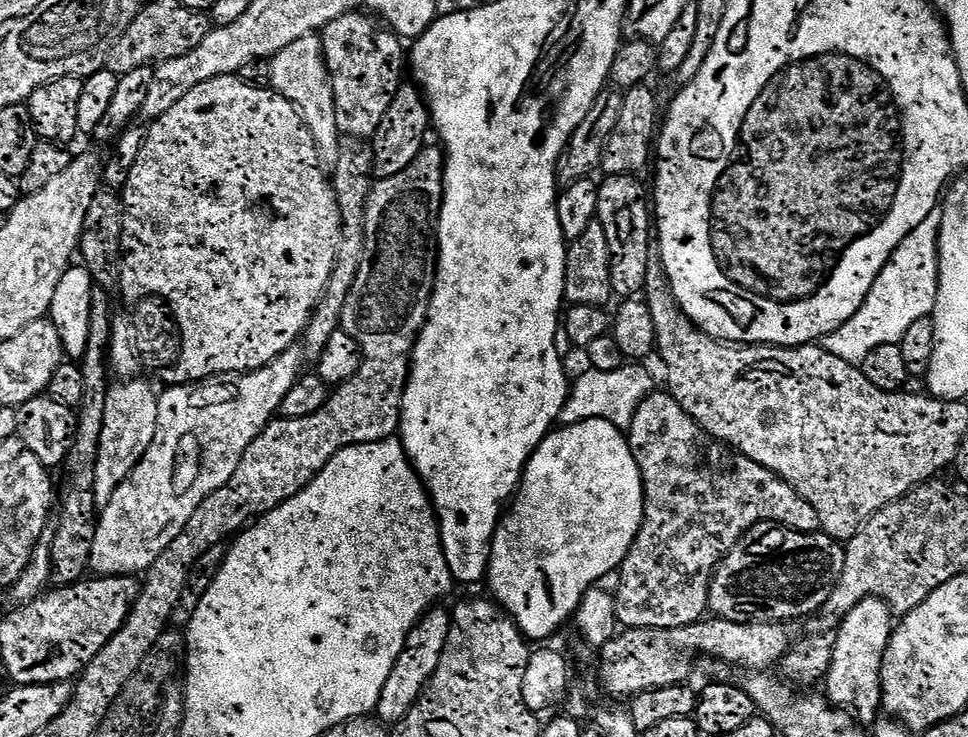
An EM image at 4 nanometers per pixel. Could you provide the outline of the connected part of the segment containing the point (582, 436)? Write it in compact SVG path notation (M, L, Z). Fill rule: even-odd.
M590 418L579 420L577 423L561 425L556 429L549 432L544 440L541 442L539 448L532 453L532 457L529 458L527 464L530 465L530 470L523 470L523 473L518 481L518 491L515 493L514 499L511 501L512 509L503 513L502 519L496 529L496 535L492 538L492 555L488 557L488 574L486 577L486 584L492 587L491 595L494 597L495 603L499 604L520 628L520 631L524 633L525 637L529 641L535 642L548 642L552 635L563 626L564 623L568 624L569 621L575 617L576 610L580 605L580 600L584 597L584 592L592 589L602 578L608 574L612 575L619 571L621 565L624 564L626 554L629 553L630 546L634 542L634 538L637 534L628 534L628 524L632 524L632 518L634 518L634 508L636 508L636 524L641 526L644 516L644 505L640 502L640 488L639 479L641 474L636 474L636 492L632 492L632 506L630 508L630 520L628 520L628 510L626 510L626 488L624 488L624 468L639 468L637 460L632 452L631 445L627 435L608 419Z

